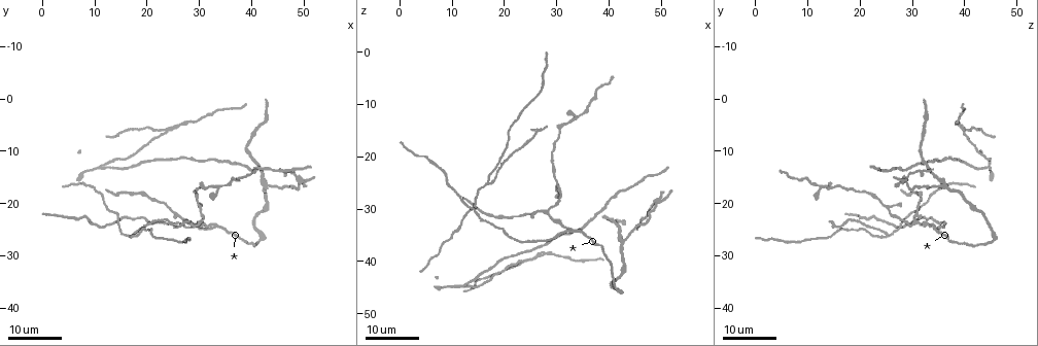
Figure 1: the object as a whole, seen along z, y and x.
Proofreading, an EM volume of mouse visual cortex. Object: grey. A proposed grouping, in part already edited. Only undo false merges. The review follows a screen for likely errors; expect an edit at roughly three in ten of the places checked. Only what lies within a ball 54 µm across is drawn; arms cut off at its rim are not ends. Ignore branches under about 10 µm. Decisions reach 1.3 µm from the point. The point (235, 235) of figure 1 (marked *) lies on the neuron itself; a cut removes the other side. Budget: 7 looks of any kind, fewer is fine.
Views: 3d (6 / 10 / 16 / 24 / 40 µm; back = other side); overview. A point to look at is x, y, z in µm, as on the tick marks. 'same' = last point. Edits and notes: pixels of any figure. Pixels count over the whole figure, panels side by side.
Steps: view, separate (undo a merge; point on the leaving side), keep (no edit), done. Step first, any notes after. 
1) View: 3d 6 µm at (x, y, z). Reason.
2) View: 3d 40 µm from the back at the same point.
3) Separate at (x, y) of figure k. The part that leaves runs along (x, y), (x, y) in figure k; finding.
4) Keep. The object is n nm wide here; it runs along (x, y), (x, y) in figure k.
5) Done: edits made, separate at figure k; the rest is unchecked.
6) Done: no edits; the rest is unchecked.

View: 3d 16 µm at (33.0, 24.5, 34.5). Arms part here.

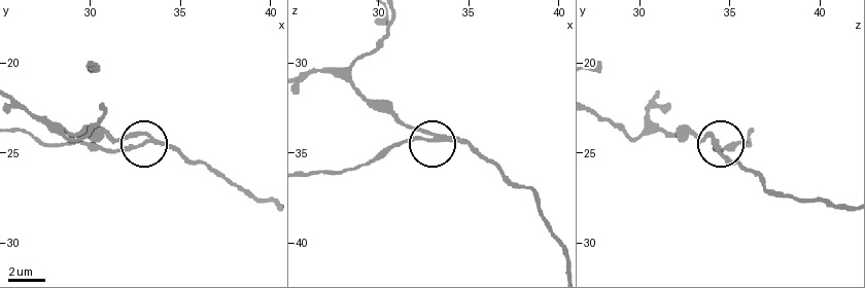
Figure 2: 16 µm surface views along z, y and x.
View: 3d 6 µm at (33.0, 24.3, 34.3).

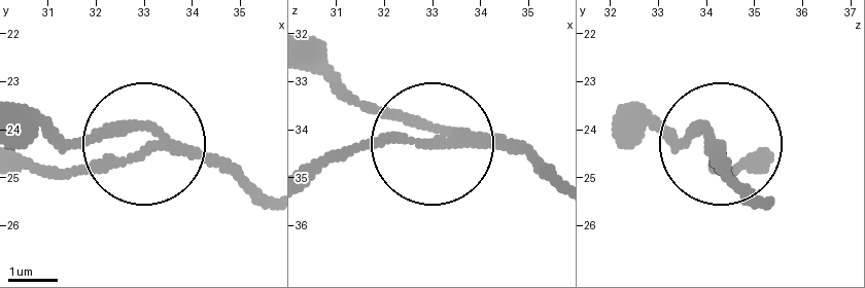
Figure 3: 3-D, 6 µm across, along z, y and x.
View: 3d 6 µm from the back at (33.05, 24.30, 34.20).

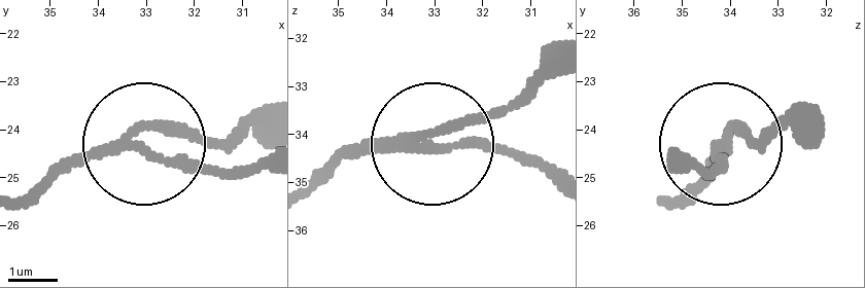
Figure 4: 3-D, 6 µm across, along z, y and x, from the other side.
Separate at (185, 172) of figure 4. The object is 210 nm wide here; the part that leaves runs along (125, 144), (268, 169) in figure 4; a second neuron is stuck on.

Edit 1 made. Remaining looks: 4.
View: overview. Redraw.

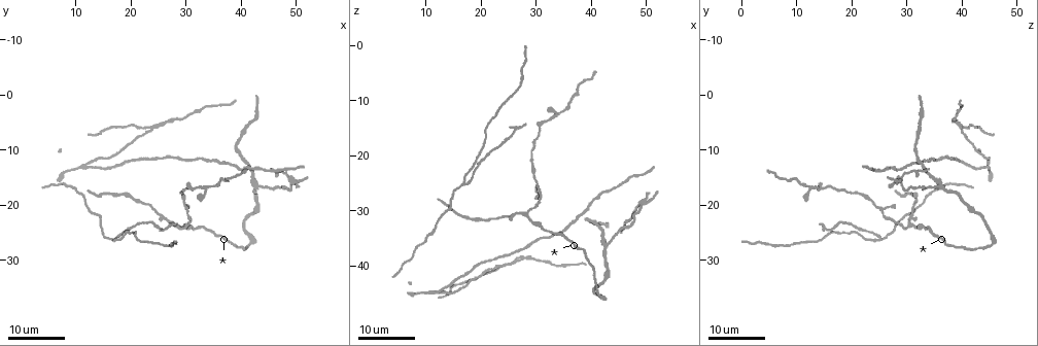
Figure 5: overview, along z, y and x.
View: 3d 16 µm at (42.5, 16.0, 36.0). Three-way junction.

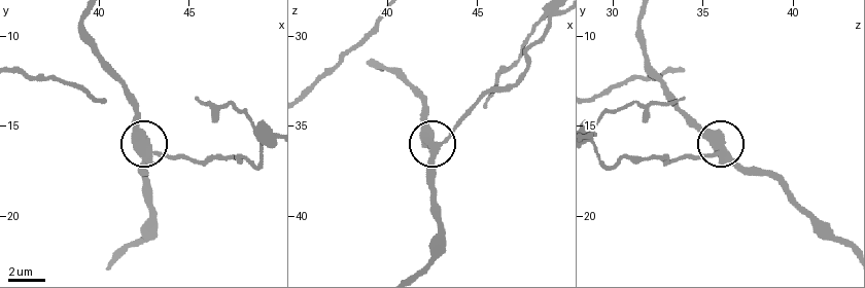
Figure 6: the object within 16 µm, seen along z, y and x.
View: 3d 10 µm at (42.9, 16.3, 35.9).

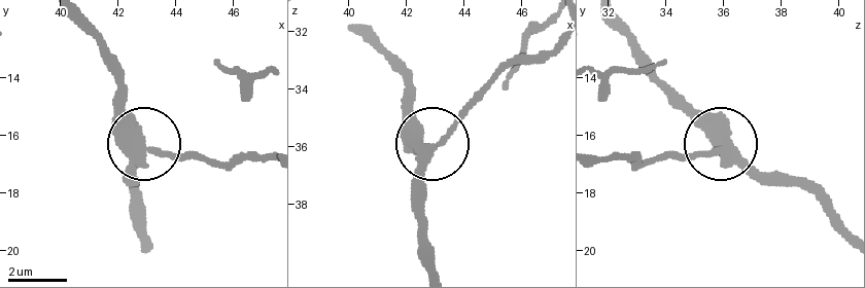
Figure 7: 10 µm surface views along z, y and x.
View: 3d 10 µm from the back at (42.8, 16.3, 36.0). Other side.

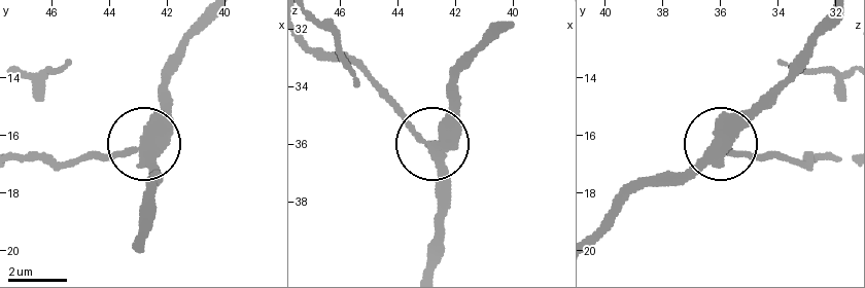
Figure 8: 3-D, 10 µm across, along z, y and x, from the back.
Separate at (106, 155) of figure 8. 3 arms meet here; the part that leaves runs along (135, 146), (64, 160), (20, 160) in figure 8; two neurons meet here.

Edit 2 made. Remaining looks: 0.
Done: edits made, separate at figure 4, separate at figure 8; the rest is unchecked.

